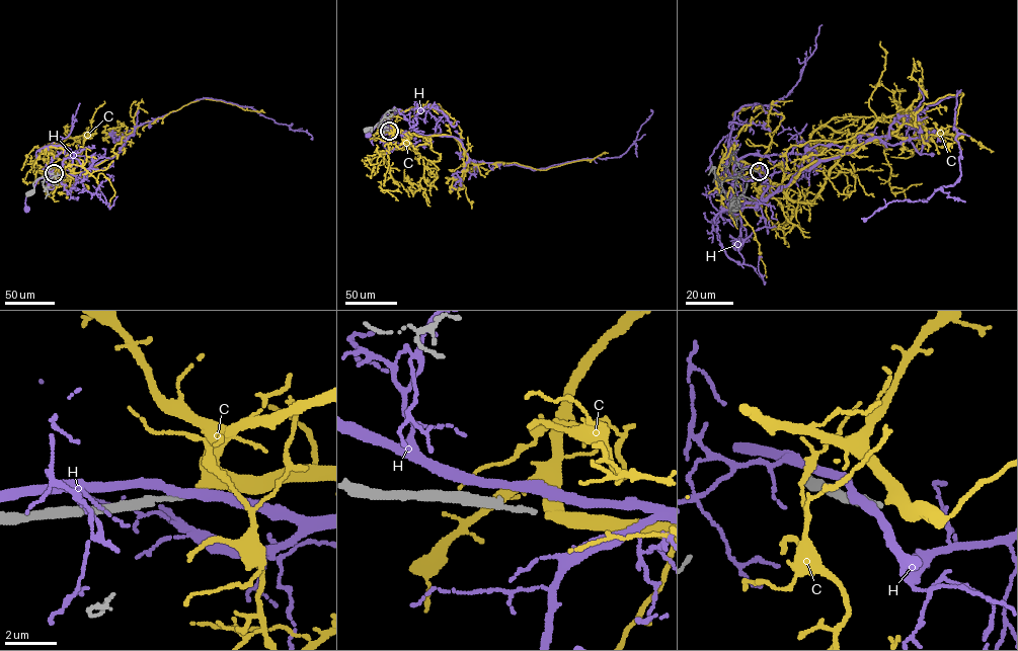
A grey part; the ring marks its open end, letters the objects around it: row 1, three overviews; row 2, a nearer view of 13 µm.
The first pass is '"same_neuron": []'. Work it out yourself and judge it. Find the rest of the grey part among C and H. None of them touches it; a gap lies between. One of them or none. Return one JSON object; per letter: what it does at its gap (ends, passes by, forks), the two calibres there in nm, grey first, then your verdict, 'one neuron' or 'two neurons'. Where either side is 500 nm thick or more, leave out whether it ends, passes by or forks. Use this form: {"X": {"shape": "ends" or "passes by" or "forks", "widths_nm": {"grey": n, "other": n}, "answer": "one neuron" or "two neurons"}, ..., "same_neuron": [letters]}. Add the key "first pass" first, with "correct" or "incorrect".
{"first pass": "incorrect", "C": {"shape": "passes by", "widths_nm": {"grey": 190, "other": 320}, "answer": "one neuron"}, "H": {"shape": "passes by", "widths_nm": {"grey": 190, "other": 380}, "answer": "two neurons"}, "same_neuron": ["C"]}

